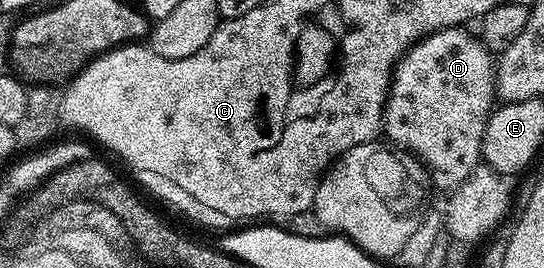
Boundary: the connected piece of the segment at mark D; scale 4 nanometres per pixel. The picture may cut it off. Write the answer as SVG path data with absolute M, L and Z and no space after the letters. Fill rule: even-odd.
M465 27L445 28L434 32L431 36L424 36L402 55L401 62L394 67L394 78L390 82L390 96L386 100L386 115L384 117L384 136L391 145L397 146L405 151L411 152L426 165L433 183L442 188L457 190L469 180L470 175L480 167L482 160L482 143L486 127L490 121L490 114L496 107L496 60L489 48L482 43L481 39L473 31Z

